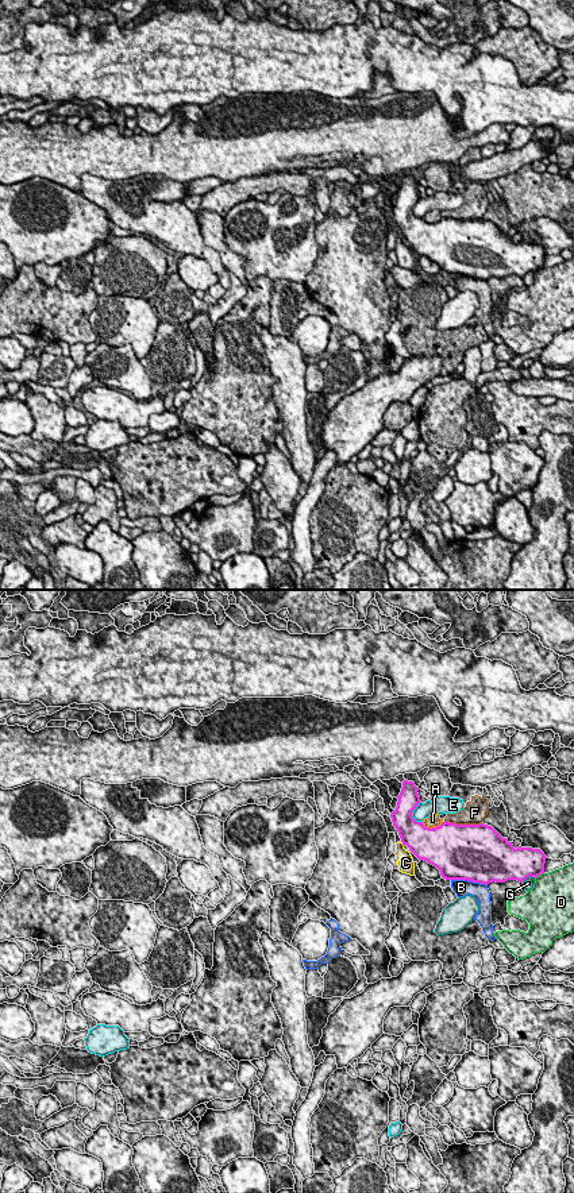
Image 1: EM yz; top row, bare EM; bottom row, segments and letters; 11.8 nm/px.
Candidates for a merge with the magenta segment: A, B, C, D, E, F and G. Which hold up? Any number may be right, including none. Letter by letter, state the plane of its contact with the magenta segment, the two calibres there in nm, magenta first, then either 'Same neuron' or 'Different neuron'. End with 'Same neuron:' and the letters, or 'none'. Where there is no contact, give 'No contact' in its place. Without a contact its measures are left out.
A: Touches magenta in yz. Thickness 480 nm (magenta) against 160 nm. Different neuron
B: Touches magenta in yz. Thickness 500 nm (magenta) against 190 nm. Different neuron
C: Touches magenta in yz. Thickness 360 nm (magenta) against 190 nm. Different neuron
D: Touches magenta in yz. Thickness 360 nm (magenta) against 460 nm. Different neuron
E: Touches magenta in yz. Thickness 280 nm (magenta) against 180 nm. Different neuron
F: Touches magenta in yz. Thickness 500 nm (magenta) against 280 nm. Different neuron
G: Touches magenta in yz. Thickness 380 nm (magenta) against 130 nm. Different neuron
Same neuron: none

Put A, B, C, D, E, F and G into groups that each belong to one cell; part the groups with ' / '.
A / B / C / D / E / F / G

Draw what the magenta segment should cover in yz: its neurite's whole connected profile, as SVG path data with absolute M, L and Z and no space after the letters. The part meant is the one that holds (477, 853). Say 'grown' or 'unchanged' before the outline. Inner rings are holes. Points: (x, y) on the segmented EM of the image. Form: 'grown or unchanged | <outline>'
unchanged | M404 780L397 807L390 814L393 826L398 831L402 845L421 861L436 866L446 880L467 880L488 885L489 883L505 883L517 880L524 883L527 877L536 879L544 873L546 856L540 849L513 848L512 842L502 838L492 826L456 825L442 822L438 827L425 827L423 822L416 822L412 816L413 810L420 803L419 788L413 781Z

